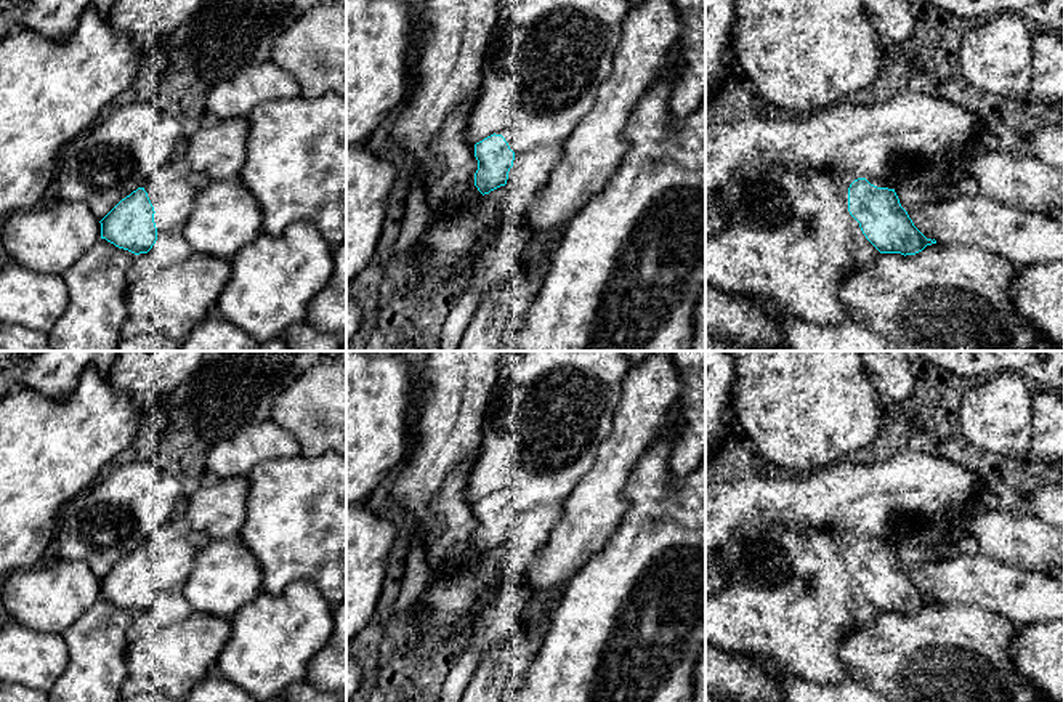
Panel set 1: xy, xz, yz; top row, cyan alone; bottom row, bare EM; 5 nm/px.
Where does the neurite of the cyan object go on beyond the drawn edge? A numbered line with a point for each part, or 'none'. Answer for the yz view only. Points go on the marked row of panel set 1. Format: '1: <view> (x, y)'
none

